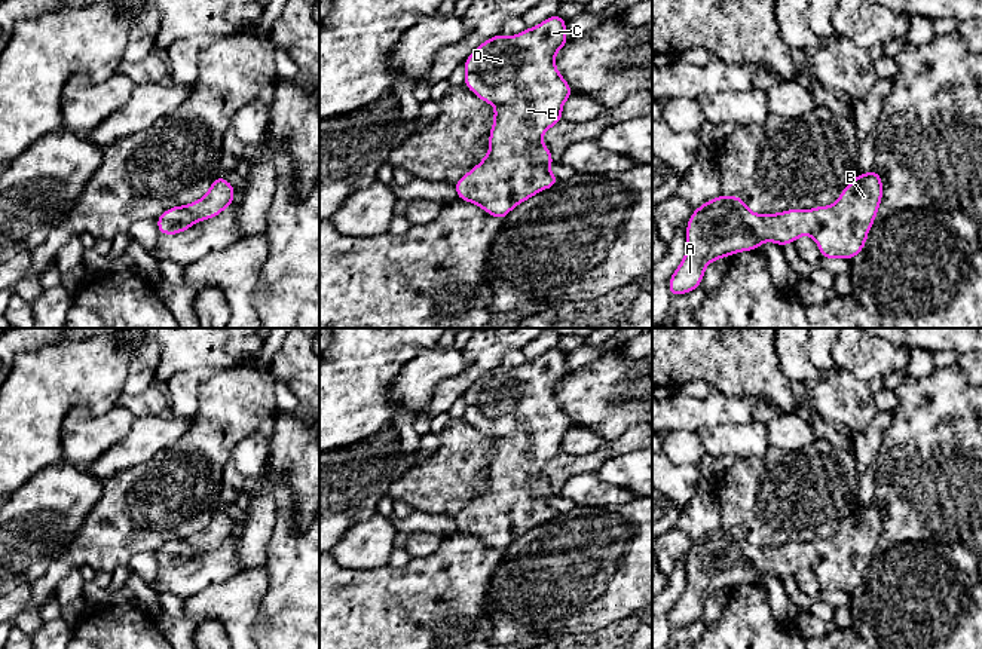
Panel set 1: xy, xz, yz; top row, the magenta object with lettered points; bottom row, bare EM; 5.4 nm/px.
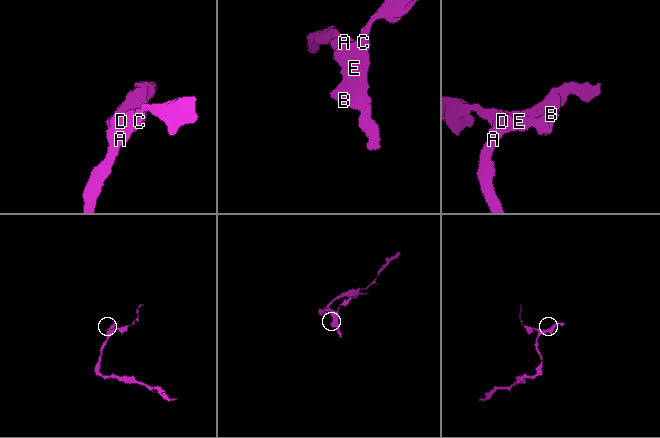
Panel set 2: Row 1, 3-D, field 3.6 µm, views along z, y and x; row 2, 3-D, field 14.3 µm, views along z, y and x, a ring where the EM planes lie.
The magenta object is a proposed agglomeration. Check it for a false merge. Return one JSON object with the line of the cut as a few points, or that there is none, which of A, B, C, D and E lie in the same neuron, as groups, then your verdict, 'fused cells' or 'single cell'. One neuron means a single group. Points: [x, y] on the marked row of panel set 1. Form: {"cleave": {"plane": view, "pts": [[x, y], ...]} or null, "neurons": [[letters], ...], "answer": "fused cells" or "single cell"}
{"cleave": null, "neurons": [["A", "B", "C", "D", "E"]], "answer": "single cell"}

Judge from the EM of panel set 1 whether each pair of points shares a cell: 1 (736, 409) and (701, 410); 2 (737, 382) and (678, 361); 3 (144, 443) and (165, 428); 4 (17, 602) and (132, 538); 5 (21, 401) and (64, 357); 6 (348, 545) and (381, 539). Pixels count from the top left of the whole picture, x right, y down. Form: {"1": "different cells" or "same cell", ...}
{"1": "same cell", "2": "same cell", "3": "same cell", "4": "different cells", "5": "same cell", "6": "same cell"}

